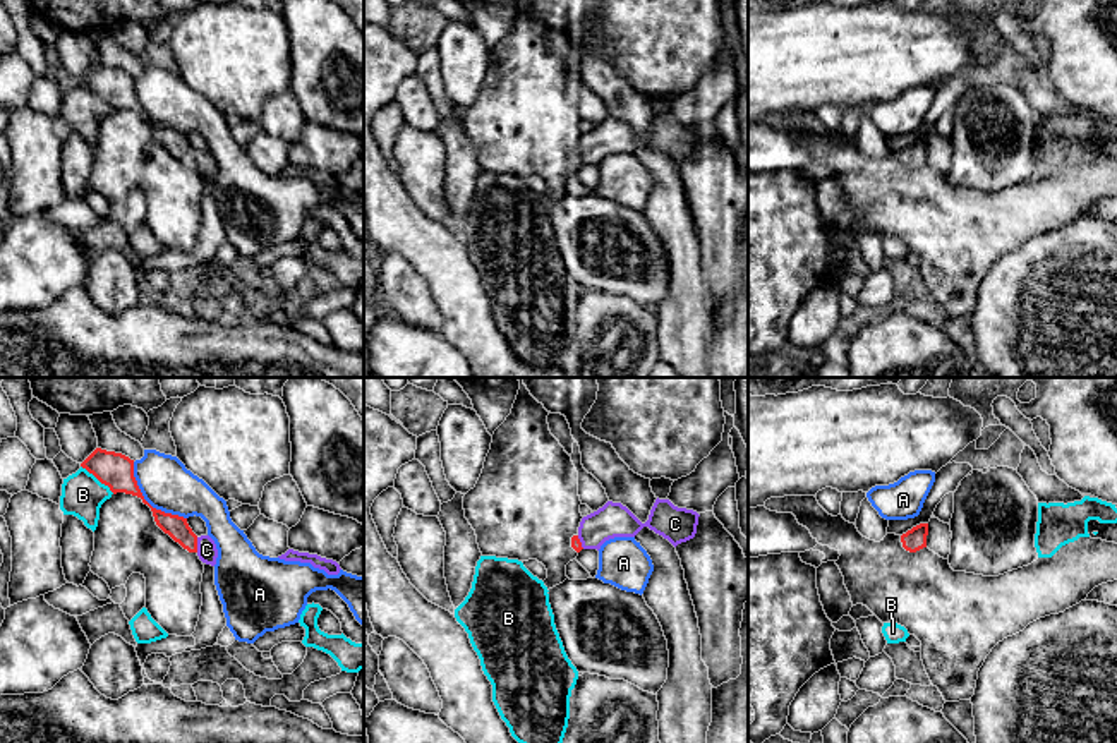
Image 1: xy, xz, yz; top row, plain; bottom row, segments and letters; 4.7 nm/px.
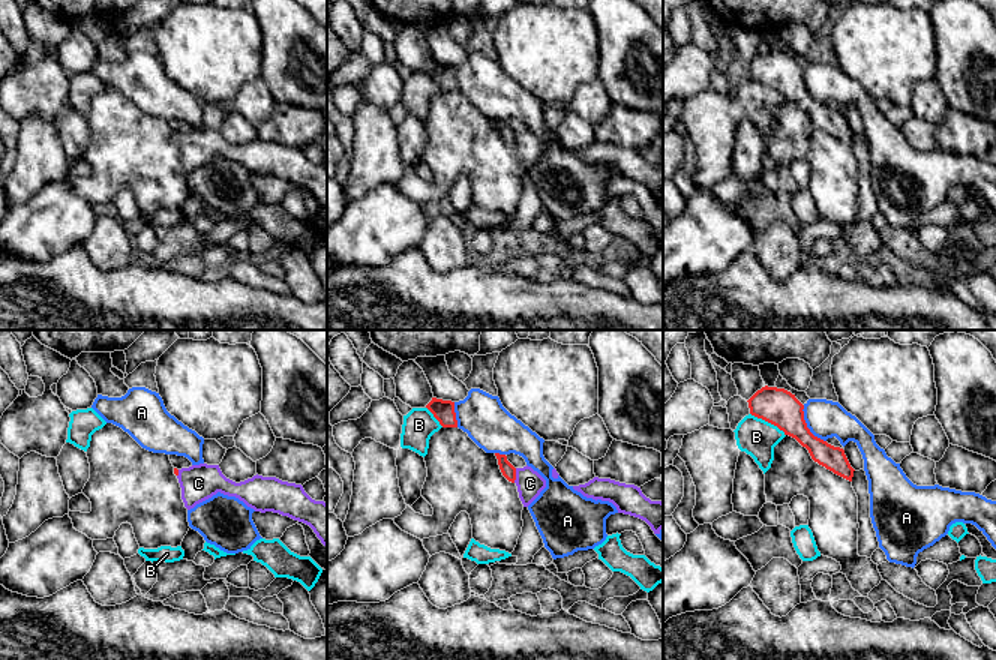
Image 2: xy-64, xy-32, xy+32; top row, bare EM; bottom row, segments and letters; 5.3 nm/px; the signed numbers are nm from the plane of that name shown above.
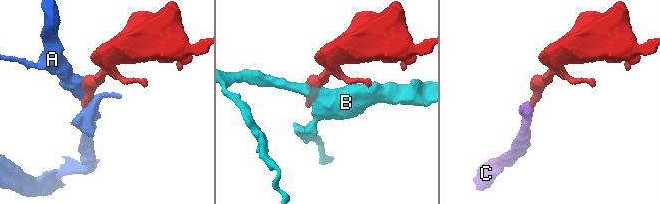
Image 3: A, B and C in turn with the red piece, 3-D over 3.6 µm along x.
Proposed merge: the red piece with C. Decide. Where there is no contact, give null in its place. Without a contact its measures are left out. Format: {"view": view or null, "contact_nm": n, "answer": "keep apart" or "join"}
{"view": "xy", "contact_nm": 70, "answer": "join"}

